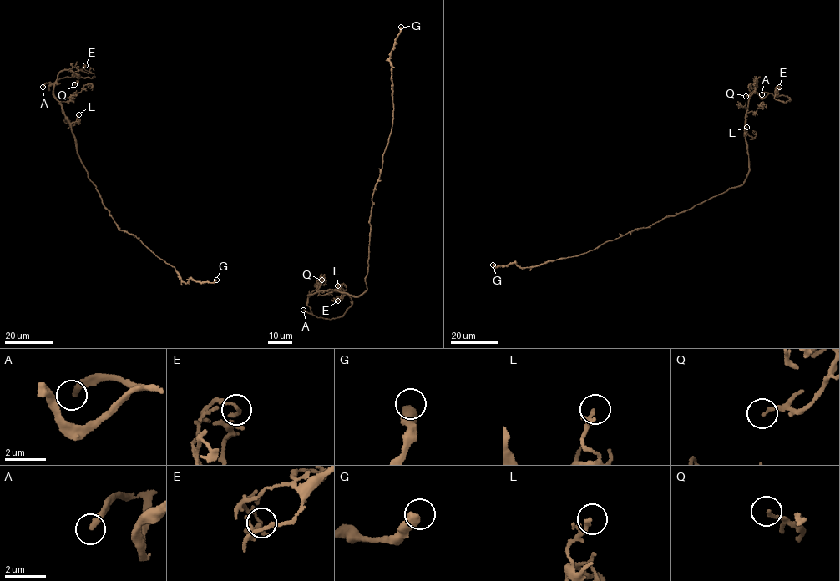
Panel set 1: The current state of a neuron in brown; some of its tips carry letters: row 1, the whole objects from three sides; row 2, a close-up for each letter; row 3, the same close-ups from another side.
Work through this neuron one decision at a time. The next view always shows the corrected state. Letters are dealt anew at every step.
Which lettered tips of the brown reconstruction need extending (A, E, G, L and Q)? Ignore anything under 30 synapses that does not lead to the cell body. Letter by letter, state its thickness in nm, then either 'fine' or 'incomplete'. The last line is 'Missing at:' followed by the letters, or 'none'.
A: calibre 240 nm; incomplete
E: calibre 110 nm; fine
G: calibre 500 nm; incomplete
L: calibre 240 nm; fine
Q: calibre 140 nm; fine
Missing at: A, G

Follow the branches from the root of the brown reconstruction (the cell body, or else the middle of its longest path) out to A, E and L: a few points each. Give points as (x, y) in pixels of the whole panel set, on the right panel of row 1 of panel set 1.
A: (700, 204), (743, 183), (749, 168), (744, 128), (747, 108), (754, 93), (762, 98), (769, 93), (761, 94)
E: (700, 204), (743, 183), (749, 98), (757, 93), (762, 98), (786, 95), (785, 103), (774, 98), (779, 87)
L: (700, 204), (743, 183), (749, 168), (747, 133), (744, 132), (746, 127)

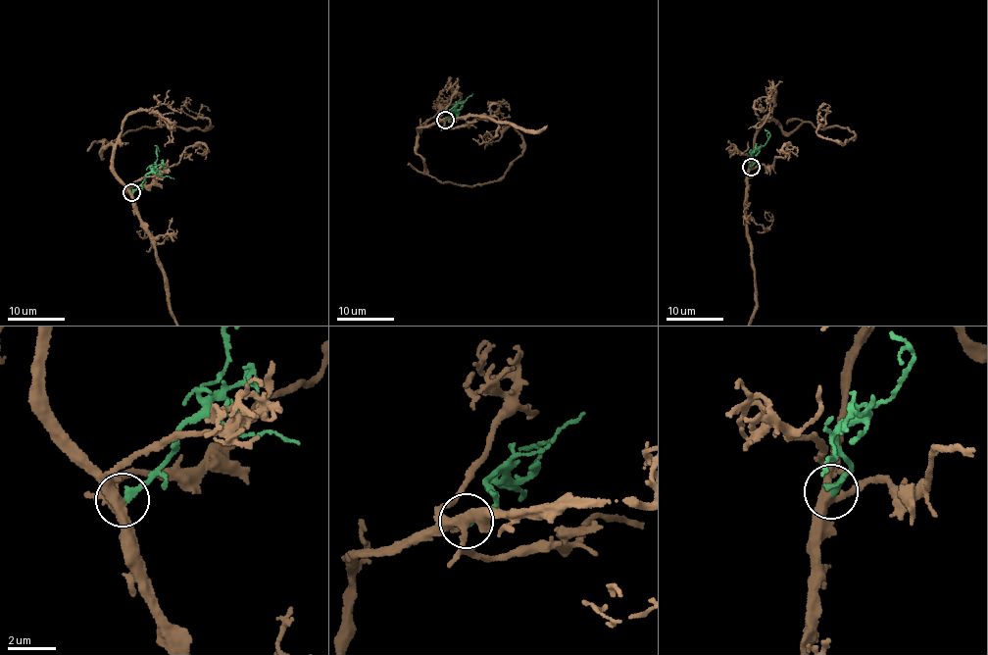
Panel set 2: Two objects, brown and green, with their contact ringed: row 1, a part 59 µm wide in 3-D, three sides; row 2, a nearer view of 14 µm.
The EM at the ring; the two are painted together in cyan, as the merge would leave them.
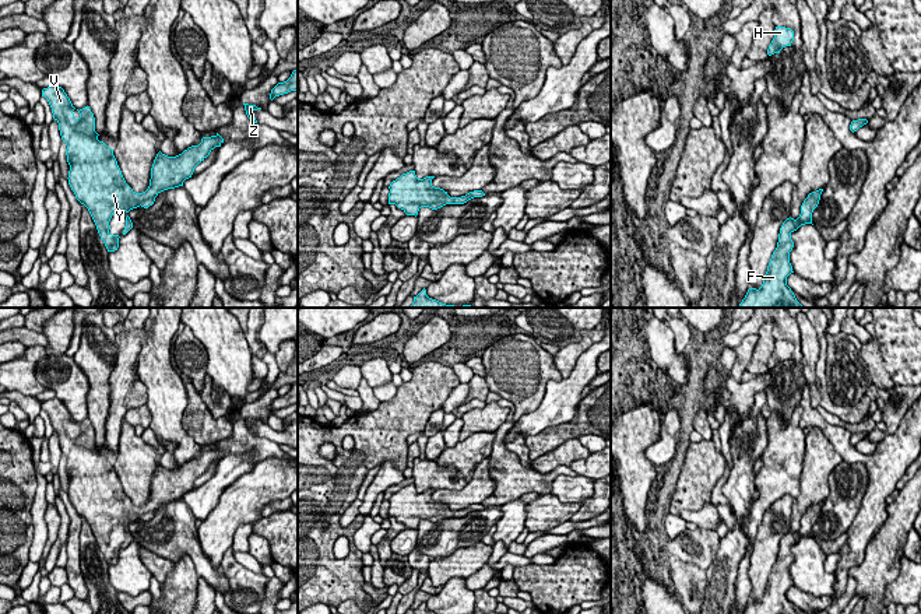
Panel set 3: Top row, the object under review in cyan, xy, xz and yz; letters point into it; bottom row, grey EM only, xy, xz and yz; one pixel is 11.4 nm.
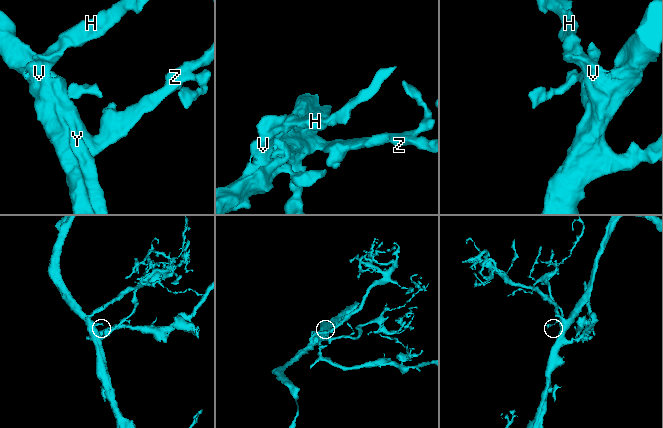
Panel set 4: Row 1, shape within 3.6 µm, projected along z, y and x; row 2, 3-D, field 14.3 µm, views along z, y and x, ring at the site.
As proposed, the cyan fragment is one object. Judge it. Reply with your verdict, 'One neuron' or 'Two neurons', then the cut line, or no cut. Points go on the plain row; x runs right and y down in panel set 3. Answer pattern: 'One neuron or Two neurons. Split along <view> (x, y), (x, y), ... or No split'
One neuron. No split

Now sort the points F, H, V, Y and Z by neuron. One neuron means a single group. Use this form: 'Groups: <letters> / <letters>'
Groups: F H V Y Z

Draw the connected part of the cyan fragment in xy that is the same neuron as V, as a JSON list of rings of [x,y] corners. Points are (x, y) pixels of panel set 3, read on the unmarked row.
[[[57,397],[43,401],[42,410],[48,413],[53,432],[59,436],[61,453],[67,459],[68,498],[75,512],[88,522],[108,565],[119,561],[120,550],[109,545],[109,534],[115,524],[129,526],[140,519],[148,522],[161,505],[183,499],[194,481],[224,456],[217,446],[203,450],[198,459],[191,459],[176,470],[159,464],[151,481],[148,502],[136,506],[126,497],[113,463],[98,453],[89,420],[80,422],[80,431],[75,432],[73,427],[75,421]]]

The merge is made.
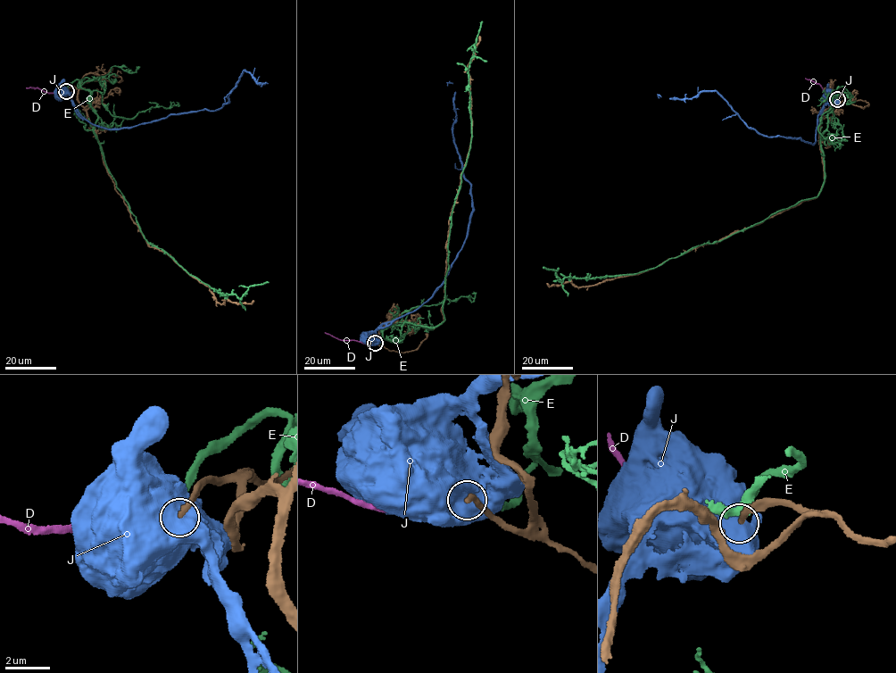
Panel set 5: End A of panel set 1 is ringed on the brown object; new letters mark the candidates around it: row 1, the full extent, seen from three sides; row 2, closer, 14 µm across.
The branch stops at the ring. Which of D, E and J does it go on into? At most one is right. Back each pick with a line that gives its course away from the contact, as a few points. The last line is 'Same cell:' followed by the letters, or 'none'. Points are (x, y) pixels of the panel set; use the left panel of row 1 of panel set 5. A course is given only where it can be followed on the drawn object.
D: Its course: (66, 91), (59, 94), (26, 87)
Same cell: D

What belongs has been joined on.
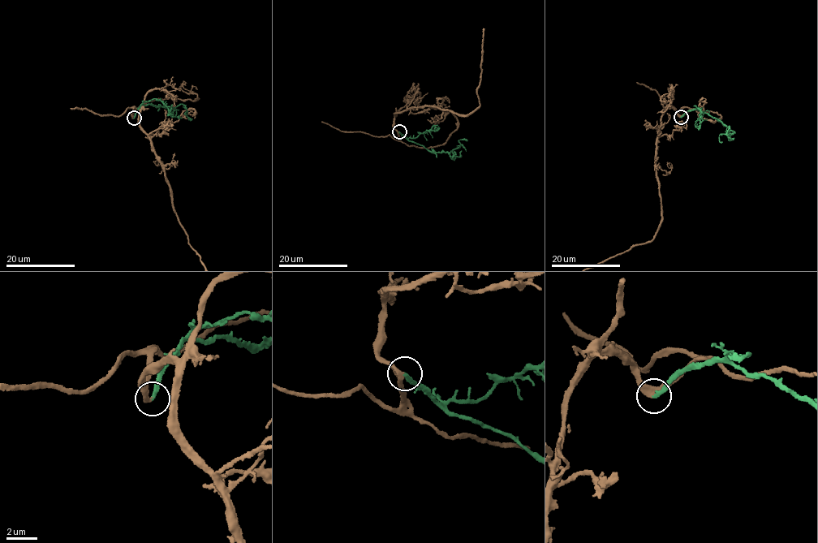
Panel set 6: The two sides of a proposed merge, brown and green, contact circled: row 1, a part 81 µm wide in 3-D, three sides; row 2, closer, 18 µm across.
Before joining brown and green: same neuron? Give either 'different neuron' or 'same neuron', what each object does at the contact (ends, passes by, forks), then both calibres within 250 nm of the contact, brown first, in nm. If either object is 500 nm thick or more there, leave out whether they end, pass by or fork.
same neuron; brown passes by; green ends; calibres 360 and 240 nm

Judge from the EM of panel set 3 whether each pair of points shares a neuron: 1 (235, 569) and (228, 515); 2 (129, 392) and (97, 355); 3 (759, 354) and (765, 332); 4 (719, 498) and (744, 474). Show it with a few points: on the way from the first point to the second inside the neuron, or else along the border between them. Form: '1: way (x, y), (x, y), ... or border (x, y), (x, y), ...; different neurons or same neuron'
1: border (231, 546), (220, 565); different neurons
2: border (116, 340), (118, 360), (109, 378), (111, 406); different neurons
3: way (763, 348), (765, 337); same neuron
4: border (731, 470), (723, 486), (728, 505); different neurons

